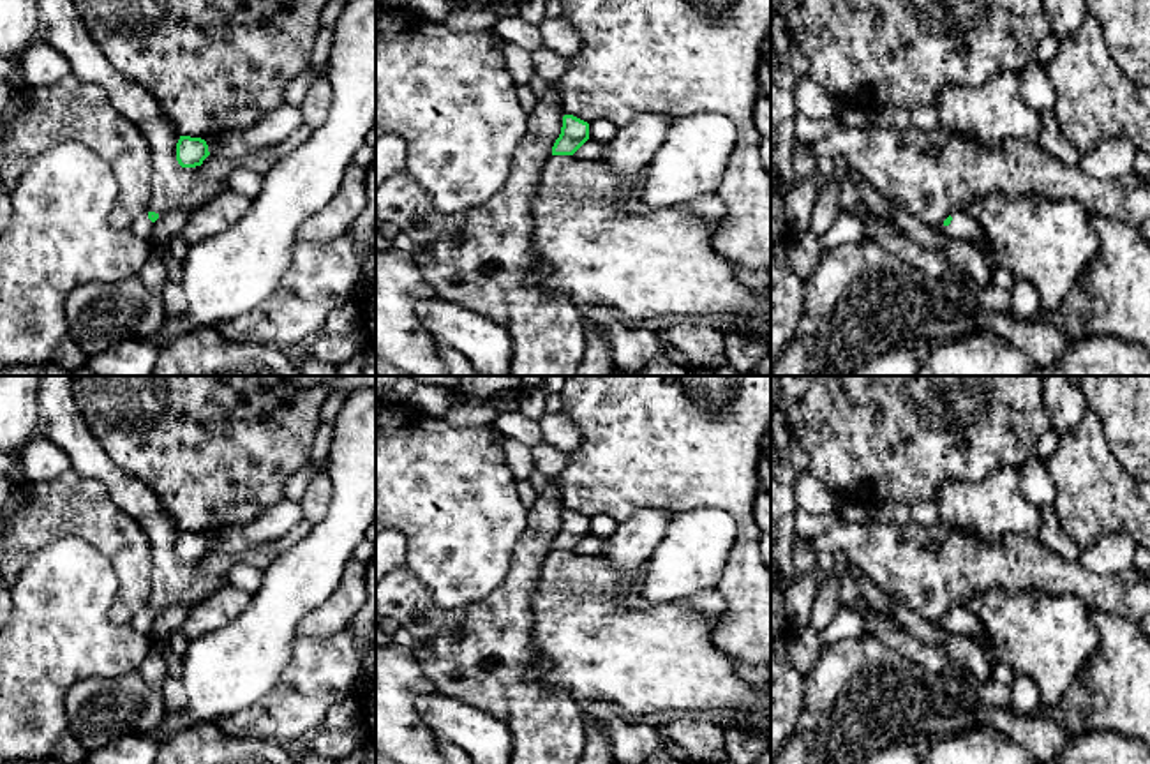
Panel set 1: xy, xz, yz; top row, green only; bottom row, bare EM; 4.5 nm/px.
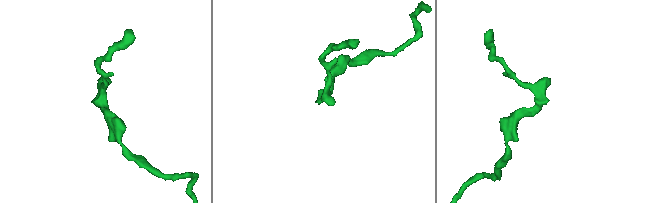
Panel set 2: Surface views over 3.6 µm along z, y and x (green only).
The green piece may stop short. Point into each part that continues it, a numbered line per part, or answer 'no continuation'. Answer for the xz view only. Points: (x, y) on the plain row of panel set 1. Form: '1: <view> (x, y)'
no continuation

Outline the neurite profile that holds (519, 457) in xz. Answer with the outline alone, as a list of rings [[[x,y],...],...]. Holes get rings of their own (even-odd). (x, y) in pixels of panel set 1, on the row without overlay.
[[[503,438],[503,453],[515,480],[529,480],[534,469],[531,448],[512,438]]]

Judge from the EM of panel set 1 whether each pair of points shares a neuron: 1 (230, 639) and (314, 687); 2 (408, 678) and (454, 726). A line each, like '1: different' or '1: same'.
1: different
2: different

